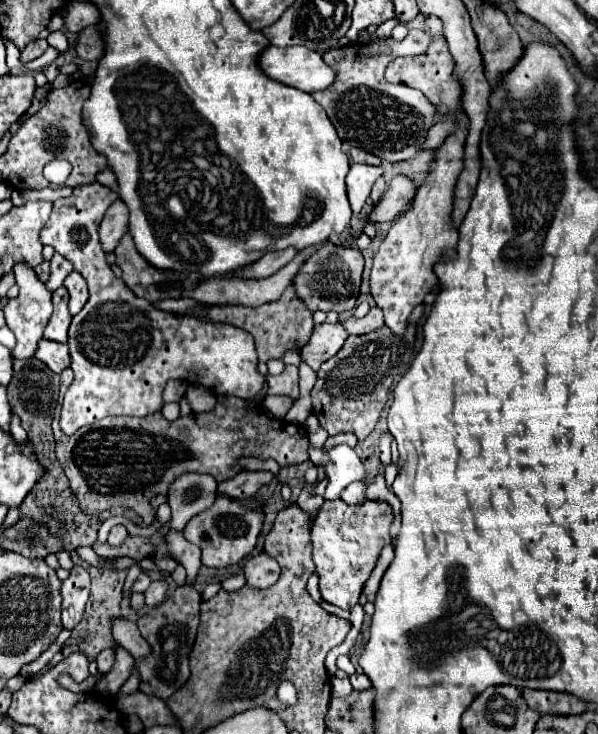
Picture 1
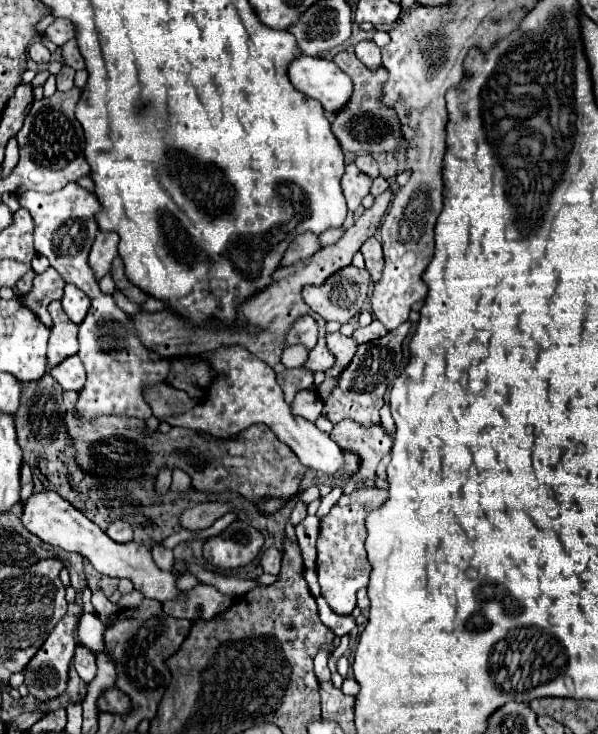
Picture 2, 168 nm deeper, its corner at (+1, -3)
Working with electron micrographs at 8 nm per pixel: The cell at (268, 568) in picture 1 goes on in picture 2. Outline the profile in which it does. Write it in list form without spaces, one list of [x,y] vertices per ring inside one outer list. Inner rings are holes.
[[[267,548],[259,560],[259,566],[263,568],[265,574],[279,574],[279,560],[281,560],[281,550],[277,548]]]

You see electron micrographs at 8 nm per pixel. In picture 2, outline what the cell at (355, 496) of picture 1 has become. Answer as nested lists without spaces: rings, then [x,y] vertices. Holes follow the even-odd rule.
[[[333,486],[333,490],[331,490],[327,496],[323,496],[323,498],[321,498],[321,506],[319,506],[319,510],[317,510],[317,516],[319,516],[319,518],[323,518],[323,516],[331,510],[331,506],[341,498],[341,494],[343,494],[343,488]]]

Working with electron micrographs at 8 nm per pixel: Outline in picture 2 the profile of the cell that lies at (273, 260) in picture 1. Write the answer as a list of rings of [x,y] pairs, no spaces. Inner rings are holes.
[[[311,232],[299,234],[299,236],[291,242],[291,246],[285,250],[285,256],[283,256],[281,266],[291,266],[291,264],[295,264],[295,262],[299,262],[299,260],[305,260],[305,258],[313,256],[319,248],[321,248],[321,246],[319,246],[319,240],[317,240],[315,234],[311,234]]]

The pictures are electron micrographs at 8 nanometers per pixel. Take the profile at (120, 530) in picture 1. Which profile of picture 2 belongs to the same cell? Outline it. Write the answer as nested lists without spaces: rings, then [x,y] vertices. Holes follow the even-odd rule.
[[[123,520],[113,522],[105,532],[107,532],[107,536],[109,536],[111,540],[117,540],[117,542],[129,542],[129,540],[133,540],[133,530],[131,530],[131,526],[129,526],[127,522],[123,522]]]

